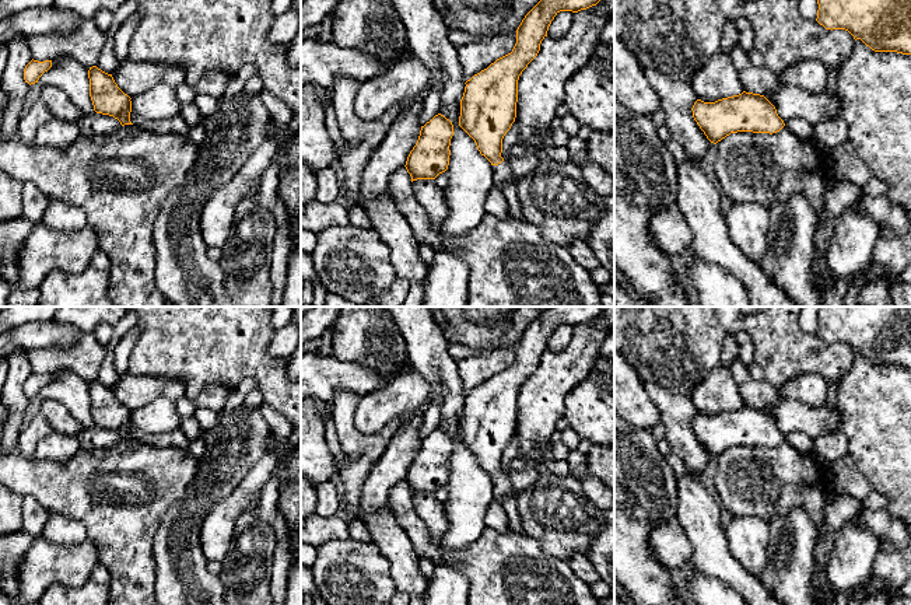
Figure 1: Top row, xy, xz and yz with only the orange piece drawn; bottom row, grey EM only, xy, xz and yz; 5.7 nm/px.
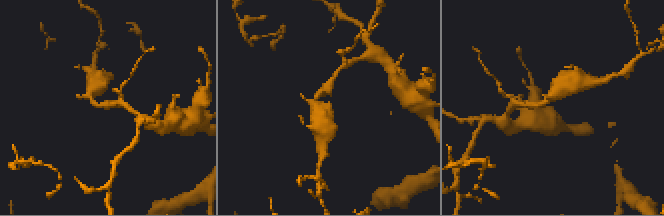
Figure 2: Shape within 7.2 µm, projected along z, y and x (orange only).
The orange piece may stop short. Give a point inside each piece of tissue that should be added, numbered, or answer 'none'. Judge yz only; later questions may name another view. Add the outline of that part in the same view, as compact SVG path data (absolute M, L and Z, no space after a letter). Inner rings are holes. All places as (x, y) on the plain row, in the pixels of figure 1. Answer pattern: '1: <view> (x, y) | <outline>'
none

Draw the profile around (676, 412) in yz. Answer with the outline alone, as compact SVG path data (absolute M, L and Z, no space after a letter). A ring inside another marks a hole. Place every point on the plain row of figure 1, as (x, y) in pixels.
M642 381L644 388L659 412L665 438L672 454L686 465L687 475L702 479L711 457L693 431L693 419L698 413L691 398L676 395L656 384Z

